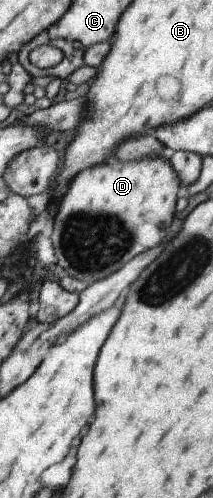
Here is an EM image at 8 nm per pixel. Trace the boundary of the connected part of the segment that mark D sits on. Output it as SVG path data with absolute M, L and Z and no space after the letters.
M156 155L140 158L136 162L120 162L112 158L100 166L96 164L84 168L72 178L64 198L60 200L50 234L57 266L60 266L66 275L89 285L111 275L137 254L162 243L171 230L171 222L177 216L174 203L181 194L181 182L167 158Z

